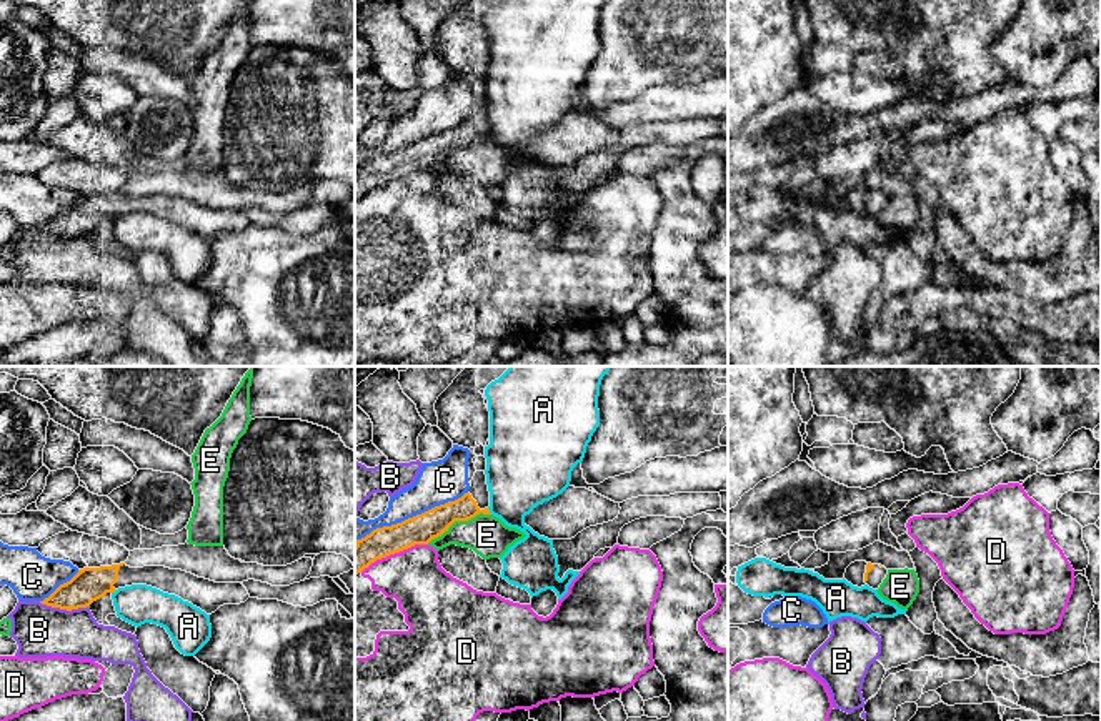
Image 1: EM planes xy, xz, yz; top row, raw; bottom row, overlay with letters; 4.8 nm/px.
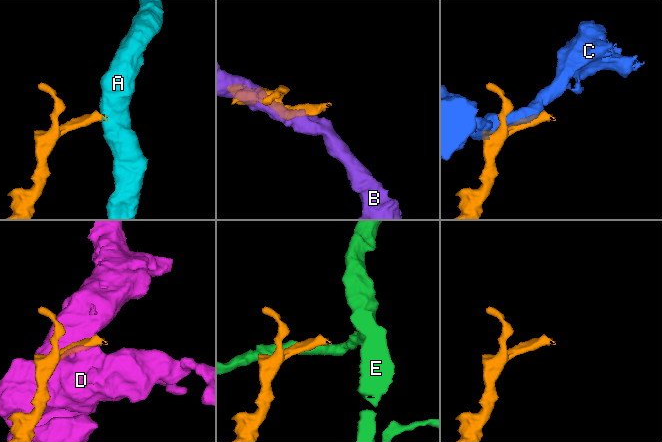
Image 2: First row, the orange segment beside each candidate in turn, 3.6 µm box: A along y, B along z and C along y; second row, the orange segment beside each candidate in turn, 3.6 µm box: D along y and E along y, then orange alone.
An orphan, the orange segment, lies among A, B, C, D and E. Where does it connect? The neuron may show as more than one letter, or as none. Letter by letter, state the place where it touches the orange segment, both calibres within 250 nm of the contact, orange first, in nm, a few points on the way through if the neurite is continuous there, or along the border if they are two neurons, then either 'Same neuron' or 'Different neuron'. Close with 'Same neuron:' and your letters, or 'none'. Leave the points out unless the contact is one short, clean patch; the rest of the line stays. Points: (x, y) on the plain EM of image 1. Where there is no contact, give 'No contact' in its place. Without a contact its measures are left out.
A: Touches orange at xz (488, 139). Thickness 120 nm (orange) against 360 nm. Different neuron
B: Touches orange at xy (62, 235). Thickness 160 nm (orange) against 260 nm. Boundary: xy (39, 228), (67, 237), (85, 235). Different neuron
C: Touches orange at xz (413, 144). Thickness 140 nm (orange) against 200 nm. Different neuron
D: Touches orange at xz (393, 180). Thickness 140 nm (orange) against 280 nm. Different neuron
E: Touches orange at xz (458, 147). Thickness 140 nm (orange) against 200 nm. Different neuron
Same neuron: none

